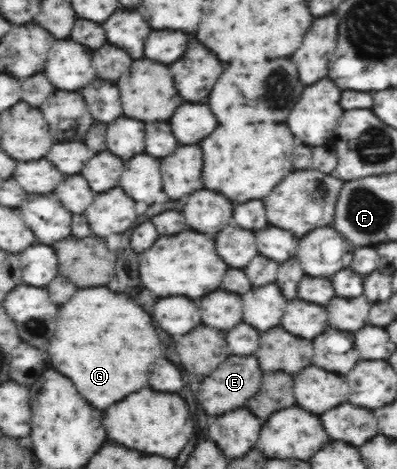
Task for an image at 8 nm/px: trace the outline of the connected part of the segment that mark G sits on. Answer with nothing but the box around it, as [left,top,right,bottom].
[48,287,162,409]

